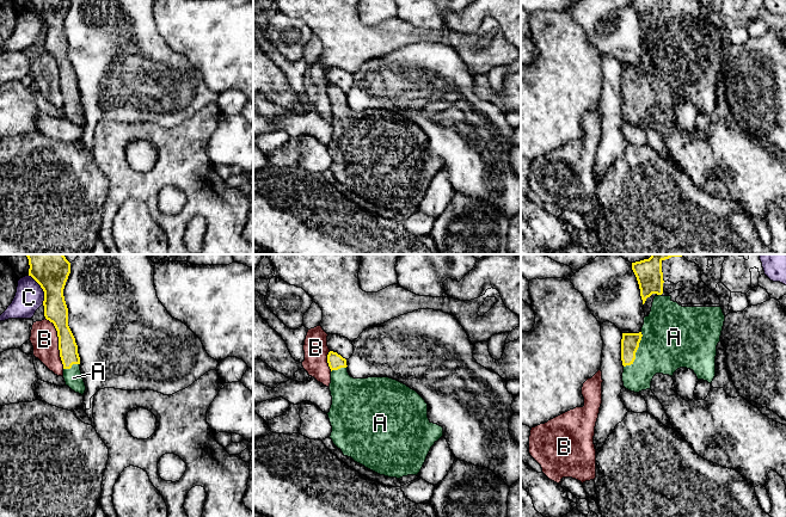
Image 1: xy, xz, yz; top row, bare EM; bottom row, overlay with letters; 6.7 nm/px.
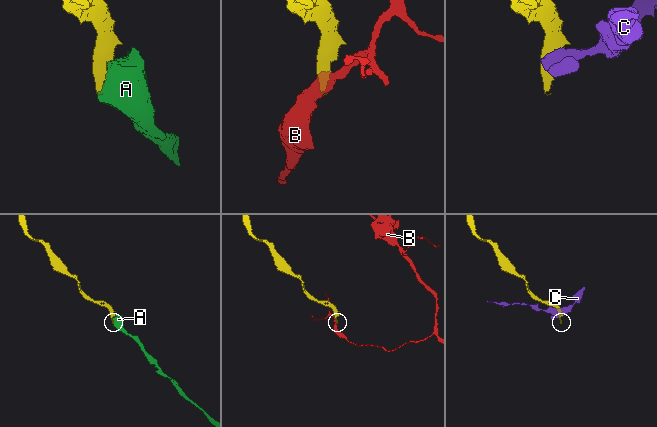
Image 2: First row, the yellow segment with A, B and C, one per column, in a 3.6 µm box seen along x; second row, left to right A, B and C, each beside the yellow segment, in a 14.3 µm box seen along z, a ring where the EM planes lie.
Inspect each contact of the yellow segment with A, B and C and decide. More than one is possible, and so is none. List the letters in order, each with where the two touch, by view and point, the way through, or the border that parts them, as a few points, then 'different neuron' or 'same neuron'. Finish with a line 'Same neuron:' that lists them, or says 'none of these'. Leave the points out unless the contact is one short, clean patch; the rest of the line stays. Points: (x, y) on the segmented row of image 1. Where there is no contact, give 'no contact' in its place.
A: meets yellow in yz at (636, 351); same neuron
B: meets yellow in xy at (59, 343); border along xy (45, 318), (56, 331), (59, 356), (63, 368); different neuron
C: meets yellow in xy at (42, 288); border along xy (28, 275), (42, 289), (43, 303); different neuron
Same neuron: A

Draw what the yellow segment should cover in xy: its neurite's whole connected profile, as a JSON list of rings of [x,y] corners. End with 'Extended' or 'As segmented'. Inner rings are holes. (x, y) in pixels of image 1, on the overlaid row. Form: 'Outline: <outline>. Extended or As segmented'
Outline: [[[26,254],[26,257],[30,265],[29,276],[44,291],[44,316],[54,324],[57,331],[66,386],[84,395],[86,386],[80,370],[78,345],[68,326],[68,308],[63,296],[63,289],[70,273],[70,263],[63,254]]]. Extended

